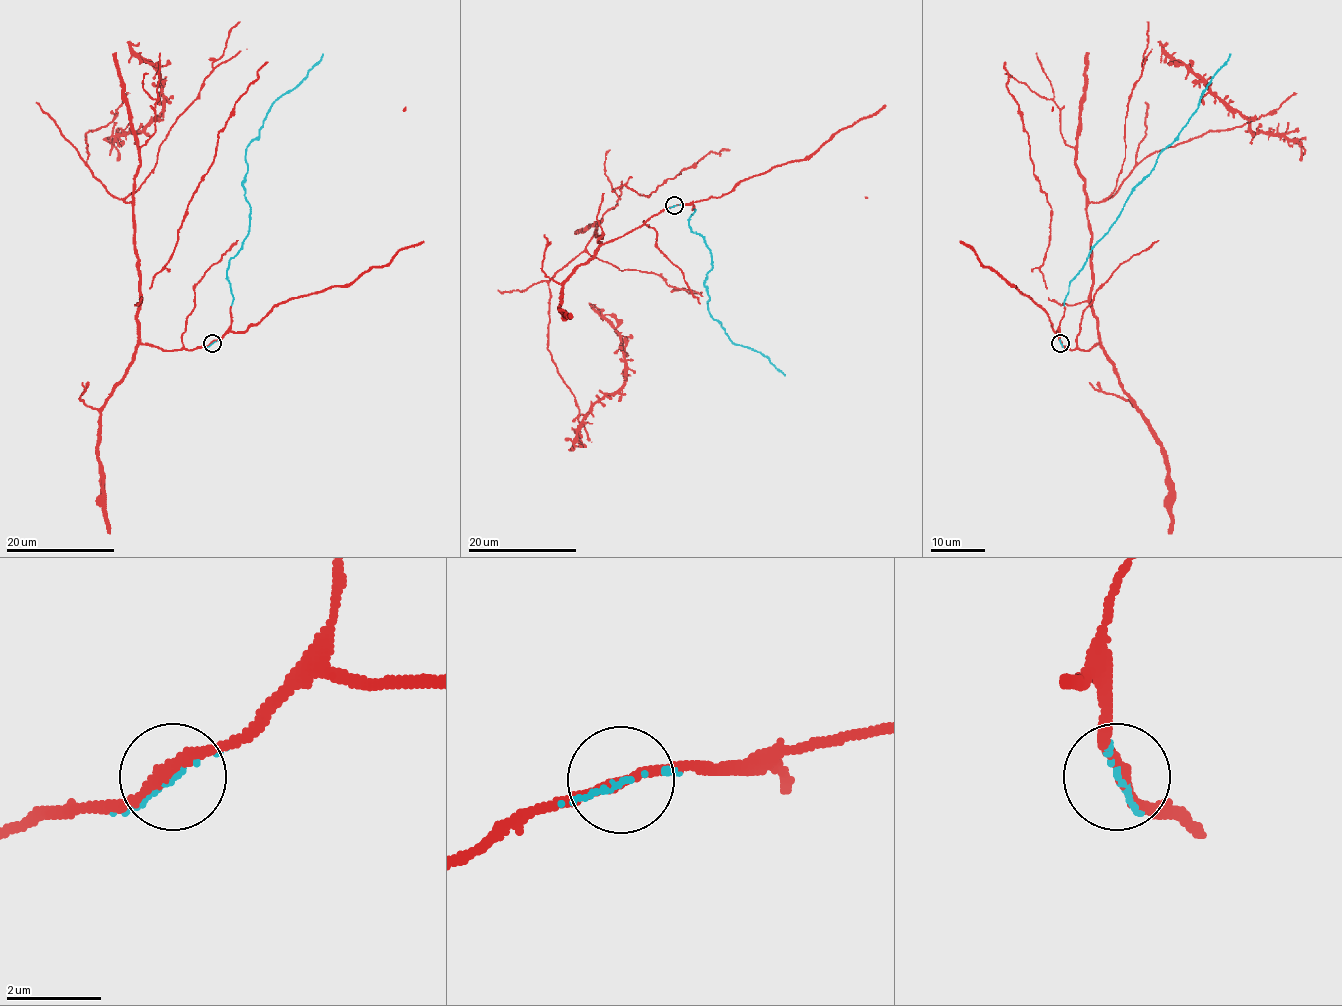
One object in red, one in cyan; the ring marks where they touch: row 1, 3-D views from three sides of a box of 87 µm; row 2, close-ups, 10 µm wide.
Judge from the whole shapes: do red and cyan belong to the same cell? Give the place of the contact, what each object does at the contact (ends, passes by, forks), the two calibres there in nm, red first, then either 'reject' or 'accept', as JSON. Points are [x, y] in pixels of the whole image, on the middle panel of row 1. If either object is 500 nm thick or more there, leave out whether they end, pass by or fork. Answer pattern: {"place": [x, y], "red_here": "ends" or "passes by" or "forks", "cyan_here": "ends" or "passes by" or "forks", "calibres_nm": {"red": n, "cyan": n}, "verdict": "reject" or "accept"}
{"place": [674, 205], "red_here": "passes by", "cyan_here": "passes by", "calibres_nm": {"red": 240, "cyan": 70}, "verdict": "accept"}

